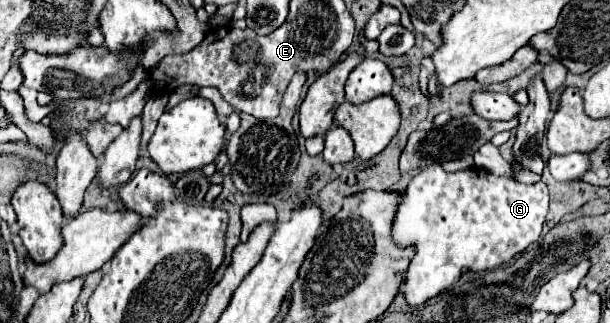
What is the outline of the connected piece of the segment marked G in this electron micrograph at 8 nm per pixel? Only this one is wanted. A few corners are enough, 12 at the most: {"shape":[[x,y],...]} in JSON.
{"shape":[[423,168],[393,222],[423,306],[541,236],[549,192]]}

